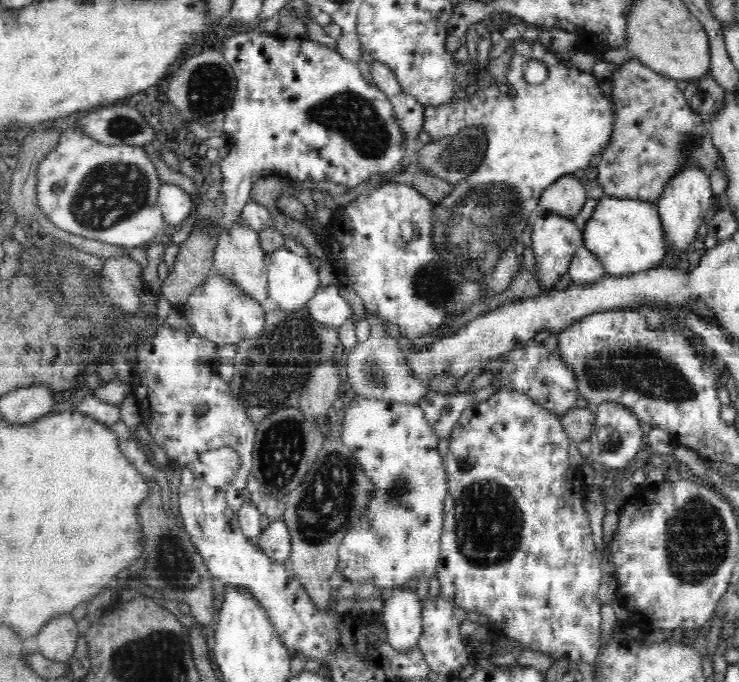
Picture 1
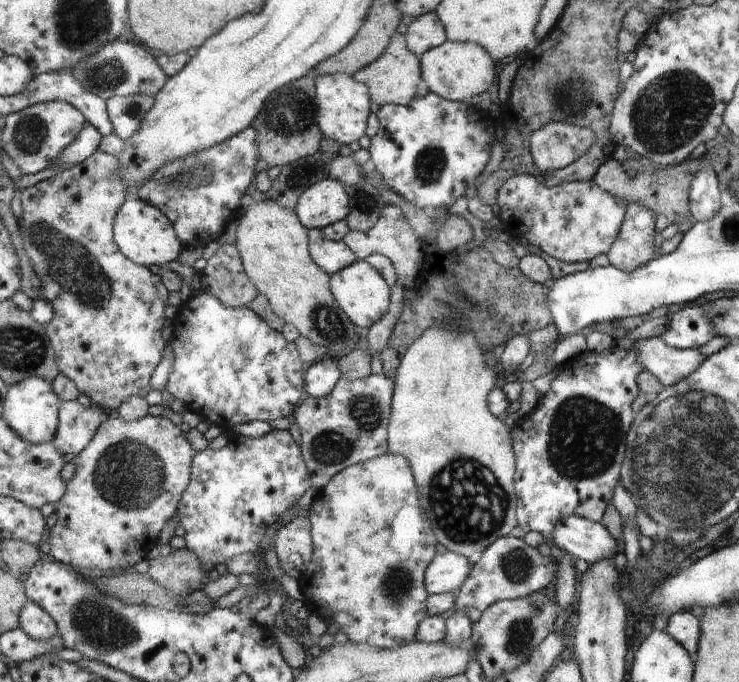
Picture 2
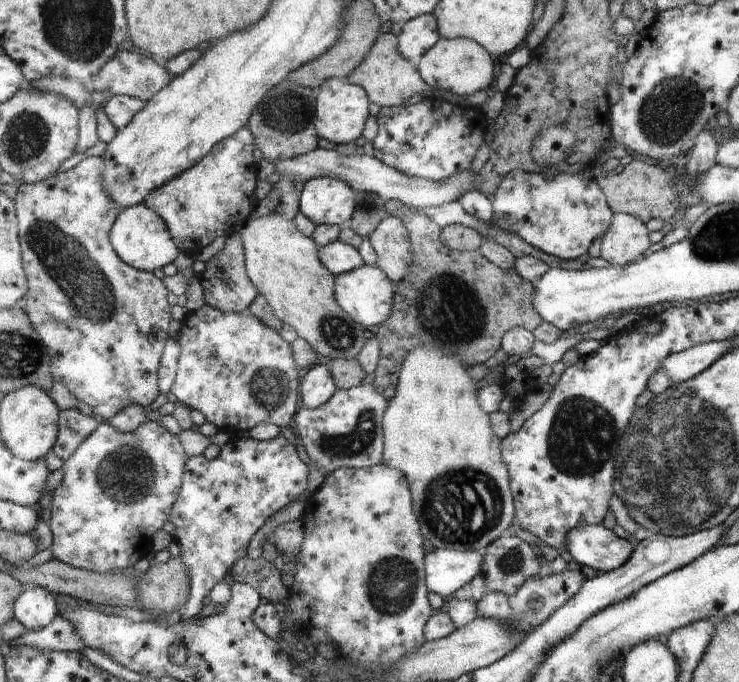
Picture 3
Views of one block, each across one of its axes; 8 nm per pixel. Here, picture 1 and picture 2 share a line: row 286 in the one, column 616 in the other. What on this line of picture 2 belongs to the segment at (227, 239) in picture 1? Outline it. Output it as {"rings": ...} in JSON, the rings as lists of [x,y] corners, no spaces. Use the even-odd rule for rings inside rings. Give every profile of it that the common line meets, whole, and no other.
{"rings":[[[631,202],[620,235],[607,252],[610,264],[631,273],[654,258],[654,214],[646,205]]]}

